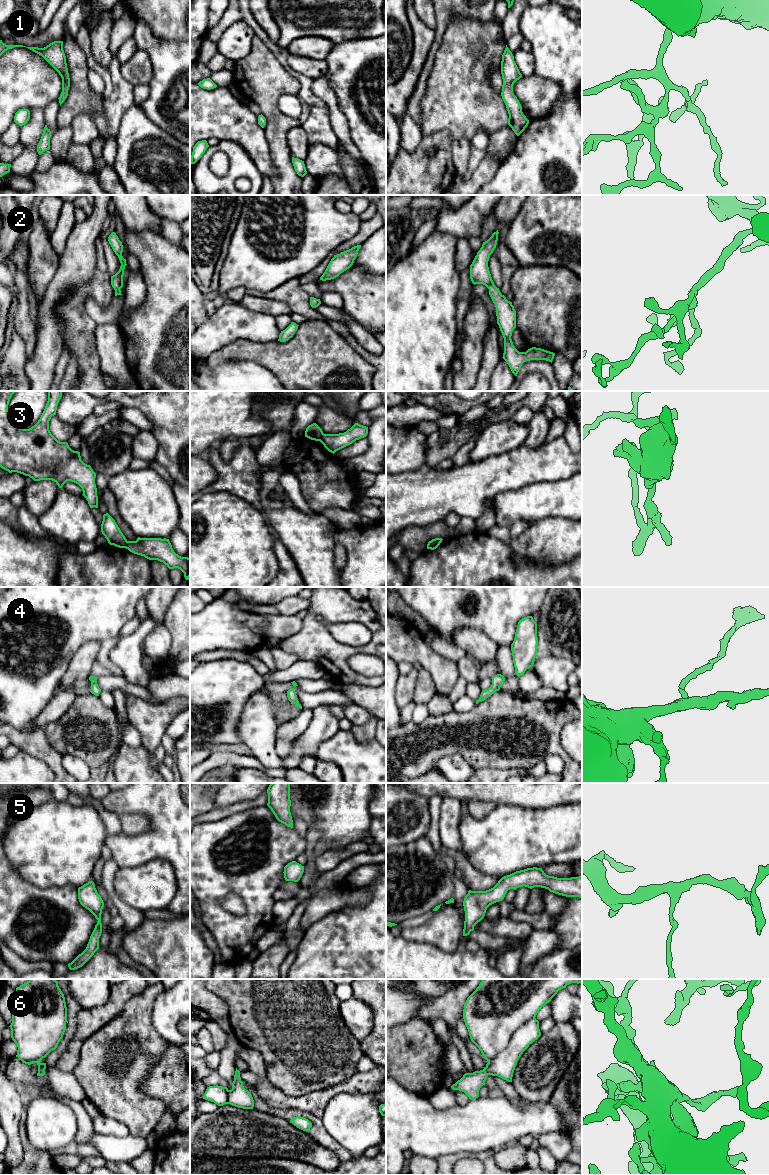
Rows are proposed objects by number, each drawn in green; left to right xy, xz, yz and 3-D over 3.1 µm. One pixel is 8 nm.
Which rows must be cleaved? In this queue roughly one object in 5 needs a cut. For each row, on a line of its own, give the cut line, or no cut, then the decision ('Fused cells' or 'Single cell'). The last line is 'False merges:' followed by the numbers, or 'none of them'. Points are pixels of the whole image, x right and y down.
1: No split. Single cell
2: No split. Single cell
3: Split along xz (323, 433), (319, 440). Fused cells
4: No split. Single cell
5: No split. Single cell
6: No split. Single cell
False merges: 3

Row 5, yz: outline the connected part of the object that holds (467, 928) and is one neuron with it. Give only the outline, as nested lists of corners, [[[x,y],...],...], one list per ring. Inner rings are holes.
[[[537,867],[516,871],[502,877],[489,890],[468,891],[463,901],[465,911],[463,936],[469,935],[474,930],[474,926],[484,918],[490,905],[502,901],[508,890],[516,890],[523,886],[530,889],[541,887],[558,895],[582,898],[582,876],[557,878],[546,875],[542,868]]]

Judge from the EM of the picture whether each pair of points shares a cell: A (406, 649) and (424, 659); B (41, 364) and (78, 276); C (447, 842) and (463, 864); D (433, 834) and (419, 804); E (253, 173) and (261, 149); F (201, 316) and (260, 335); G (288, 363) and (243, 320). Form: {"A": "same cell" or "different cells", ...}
{"A": "same cell", "B": "same cell", "C": "different cells", "D": "different cells", "E": "different cells", "F": "different cells", "G": "different cells"}

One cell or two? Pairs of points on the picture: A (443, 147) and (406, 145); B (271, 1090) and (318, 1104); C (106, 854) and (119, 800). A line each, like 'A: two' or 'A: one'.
A: two
B: one
C: two

